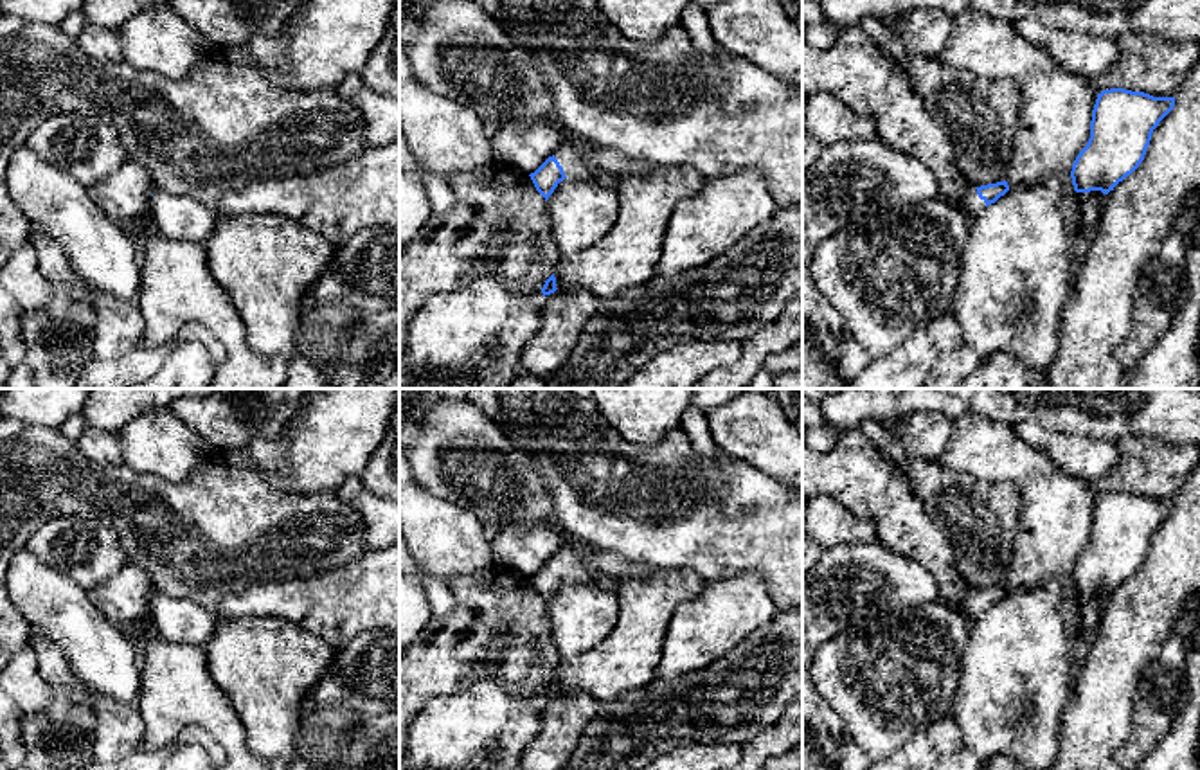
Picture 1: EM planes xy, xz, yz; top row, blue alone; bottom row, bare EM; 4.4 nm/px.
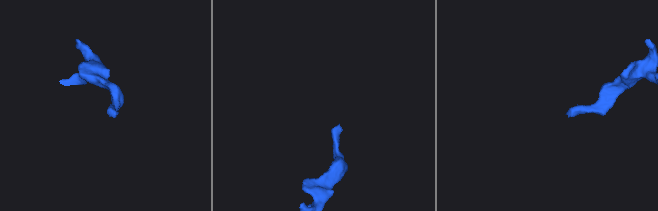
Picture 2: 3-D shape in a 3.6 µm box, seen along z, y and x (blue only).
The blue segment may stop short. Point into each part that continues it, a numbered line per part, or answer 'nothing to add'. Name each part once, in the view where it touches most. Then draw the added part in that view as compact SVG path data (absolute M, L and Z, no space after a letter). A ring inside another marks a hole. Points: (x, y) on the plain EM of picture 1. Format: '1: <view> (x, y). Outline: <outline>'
1: xz (574, 560). Outline: M570 540L554 556L567 581L588 581L596 576L596 565L587 551L587 543Z

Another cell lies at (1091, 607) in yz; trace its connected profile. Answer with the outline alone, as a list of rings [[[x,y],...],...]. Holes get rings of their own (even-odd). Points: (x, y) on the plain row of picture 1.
[[[1090,594],[1078,595],[1078,601],[1079,601],[1079,626],[1076,639],[1088,648],[1092,635],[1099,628],[1101,610],[1105,606],[1106,597],[1103,597],[1101,594]]]

